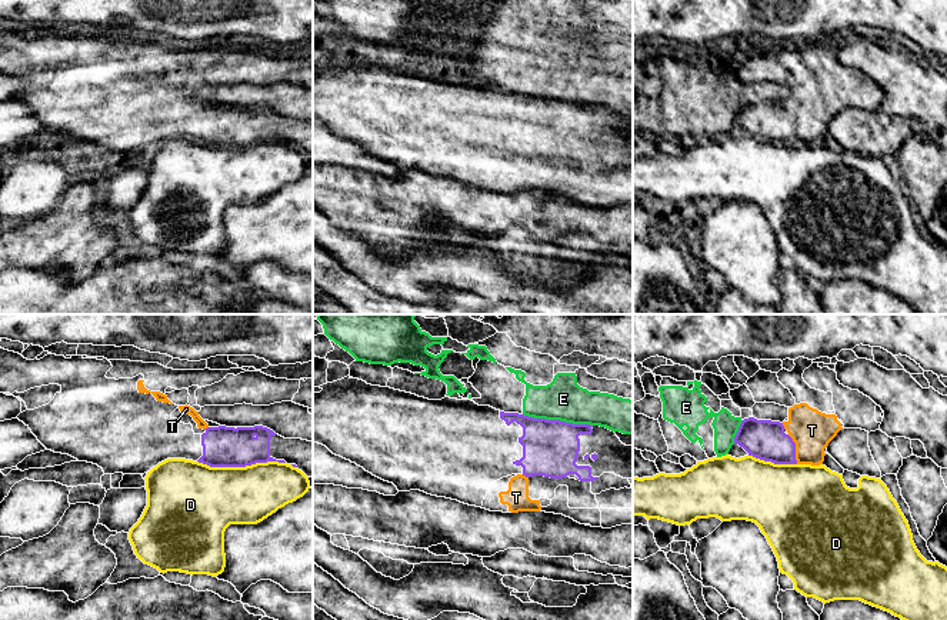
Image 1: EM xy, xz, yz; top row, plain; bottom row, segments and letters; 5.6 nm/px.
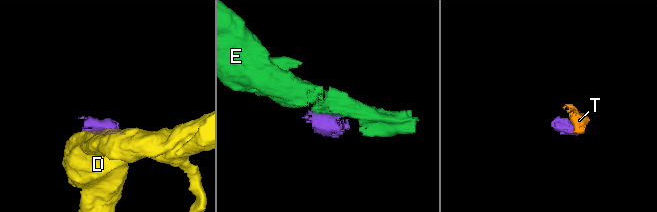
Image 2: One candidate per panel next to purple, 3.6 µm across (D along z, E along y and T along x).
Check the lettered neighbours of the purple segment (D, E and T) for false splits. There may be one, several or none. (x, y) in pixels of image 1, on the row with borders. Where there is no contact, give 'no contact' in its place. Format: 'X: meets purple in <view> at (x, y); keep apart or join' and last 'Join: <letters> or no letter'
D: meets purple in xy at (242, 466); keep apart
E: meets purple in xz at (557, 420); keep apart
T: meets purple in yz at (794, 449); join
Join: T

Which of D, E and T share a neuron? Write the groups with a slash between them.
D / E / T

